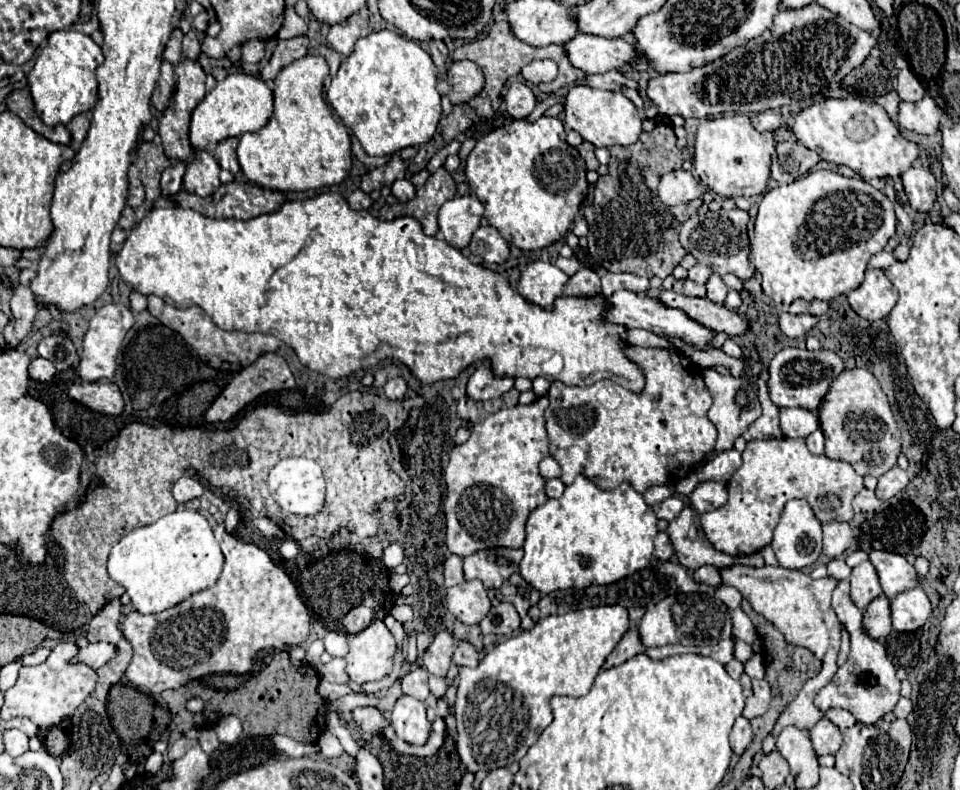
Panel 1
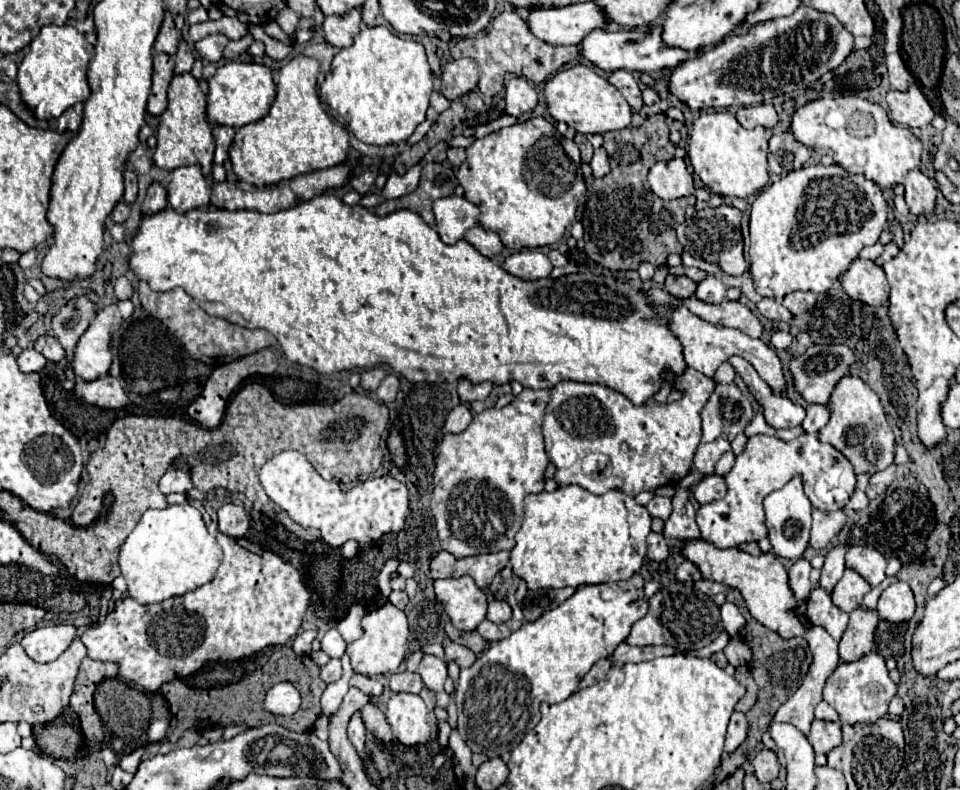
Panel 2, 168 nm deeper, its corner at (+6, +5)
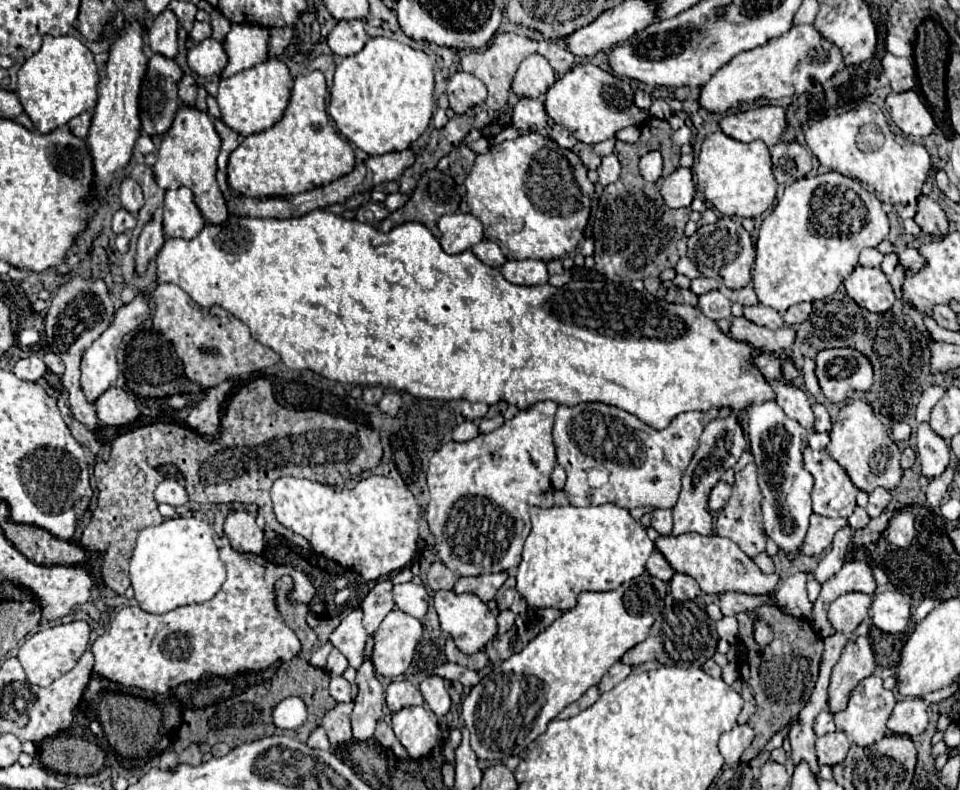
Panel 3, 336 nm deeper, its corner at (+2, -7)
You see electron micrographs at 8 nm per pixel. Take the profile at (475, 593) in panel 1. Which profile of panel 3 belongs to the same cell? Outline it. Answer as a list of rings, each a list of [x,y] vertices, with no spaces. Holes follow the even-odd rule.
[[[437,591],[433,601],[435,601],[435,611],[439,615],[441,629],[447,631],[455,639],[455,645],[463,653],[477,653],[487,645],[489,639],[495,637],[495,633],[497,633],[495,617],[491,615],[489,607],[475,593],[457,595],[453,591]]]

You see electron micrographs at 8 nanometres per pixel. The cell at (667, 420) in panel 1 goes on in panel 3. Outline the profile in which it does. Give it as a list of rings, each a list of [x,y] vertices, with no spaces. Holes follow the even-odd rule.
[[[579,403],[575,407],[559,405],[553,425],[553,443],[557,453],[557,463],[567,473],[565,493],[569,503],[575,507],[613,503],[625,509],[635,509],[643,505],[671,509],[681,491],[681,477],[693,459],[699,437],[705,425],[719,417],[719,409],[709,409],[707,413],[681,413],[669,427],[657,431],[635,415],[605,403]],[[593,467],[605,467],[611,471],[609,483],[591,489],[587,485],[587,473]]]

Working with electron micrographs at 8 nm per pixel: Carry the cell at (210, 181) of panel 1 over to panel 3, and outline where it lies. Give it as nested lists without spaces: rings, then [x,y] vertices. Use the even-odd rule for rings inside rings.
[[[189,187],[171,189],[165,193],[163,205],[163,229],[167,237],[193,239],[207,223],[195,203],[195,195]]]

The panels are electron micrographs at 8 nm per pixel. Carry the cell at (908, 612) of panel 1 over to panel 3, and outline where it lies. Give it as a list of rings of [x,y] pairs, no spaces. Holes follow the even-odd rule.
[[[879,591],[873,597],[871,619],[885,633],[901,633],[911,621],[911,597],[899,591]]]

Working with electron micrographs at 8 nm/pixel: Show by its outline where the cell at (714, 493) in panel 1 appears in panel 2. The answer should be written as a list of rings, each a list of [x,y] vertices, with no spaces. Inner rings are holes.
[[[707,475],[707,477],[703,477],[695,485],[693,497],[699,501],[699,505],[705,505],[705,503],[711,503],[711,501],[723,499],[725,491],[727,491],[727,487],[725,487],[723,477],[719,477],[719,475]]]

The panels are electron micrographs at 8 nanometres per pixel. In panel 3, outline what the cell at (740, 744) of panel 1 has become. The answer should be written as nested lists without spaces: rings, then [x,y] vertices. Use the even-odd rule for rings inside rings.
[[[735,725],[729,733],[723,733],[719,739],[719,751],[729,765],[737,765],[741,753],[751,745],[753,729],[749,725]]]

